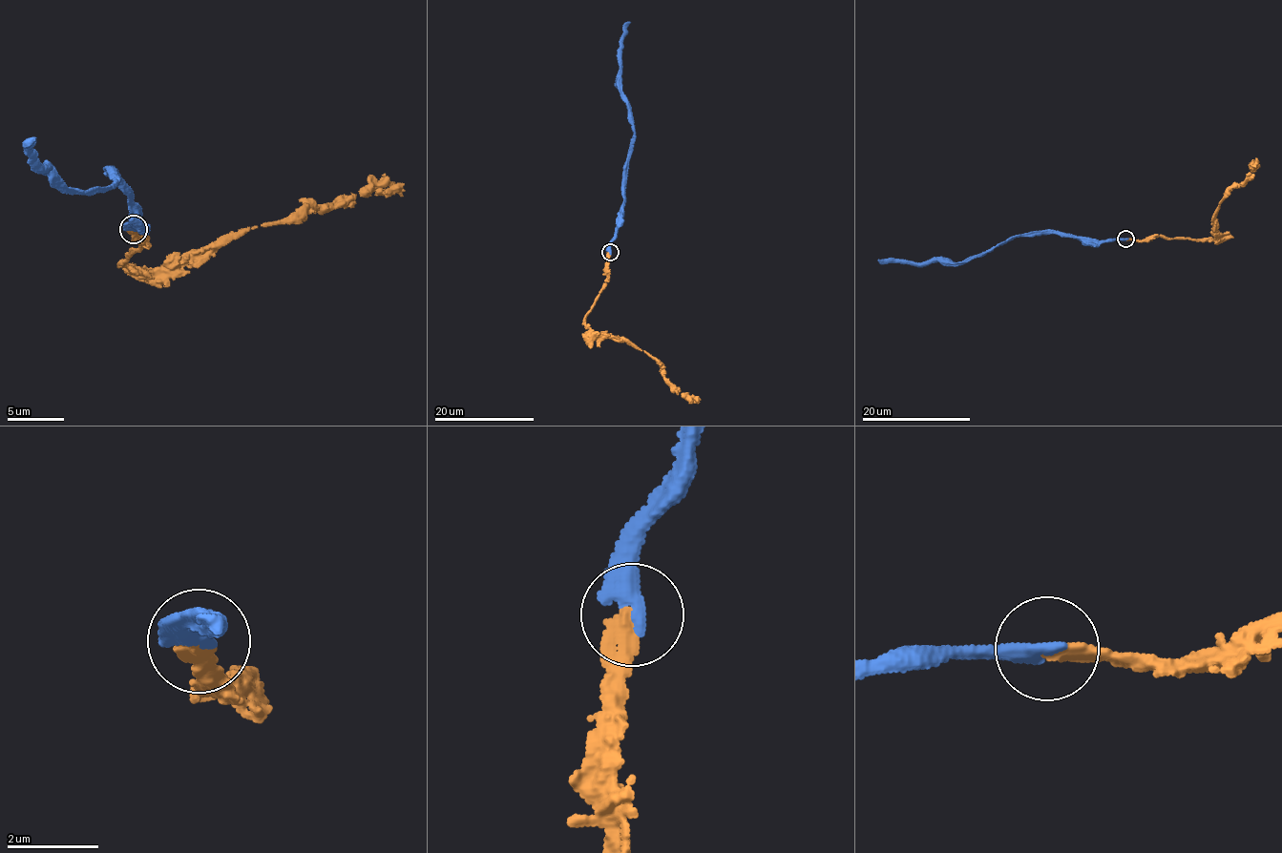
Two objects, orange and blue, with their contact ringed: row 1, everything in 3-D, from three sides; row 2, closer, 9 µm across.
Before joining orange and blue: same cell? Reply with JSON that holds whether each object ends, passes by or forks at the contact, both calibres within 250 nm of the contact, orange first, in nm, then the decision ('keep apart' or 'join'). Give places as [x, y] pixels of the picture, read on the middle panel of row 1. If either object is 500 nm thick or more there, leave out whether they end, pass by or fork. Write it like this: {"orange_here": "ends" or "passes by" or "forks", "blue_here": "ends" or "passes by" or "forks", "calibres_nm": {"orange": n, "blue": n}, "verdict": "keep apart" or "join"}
{"orange_here": "ends", "blue_here": "ends", "calibres_nm": {"orange": 320, "blue": 360}, "verdict": "join"}

